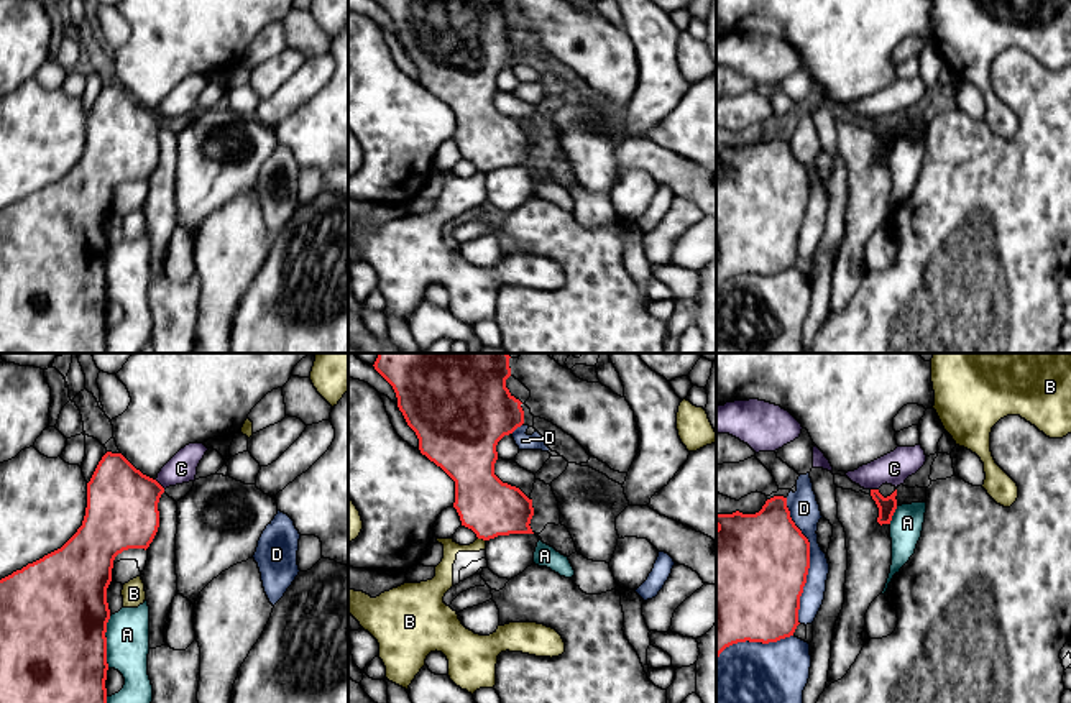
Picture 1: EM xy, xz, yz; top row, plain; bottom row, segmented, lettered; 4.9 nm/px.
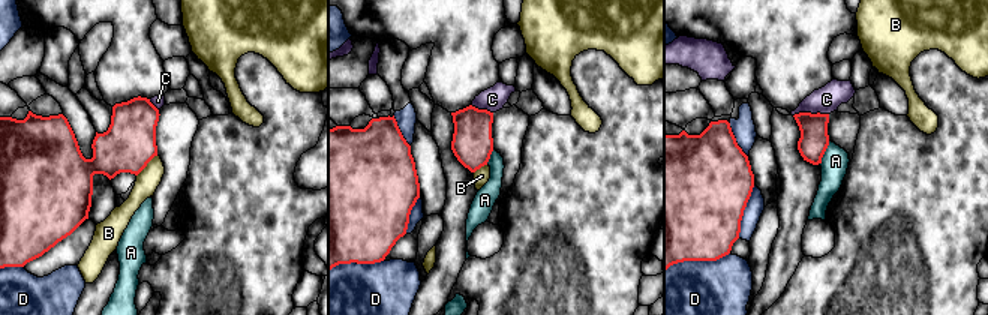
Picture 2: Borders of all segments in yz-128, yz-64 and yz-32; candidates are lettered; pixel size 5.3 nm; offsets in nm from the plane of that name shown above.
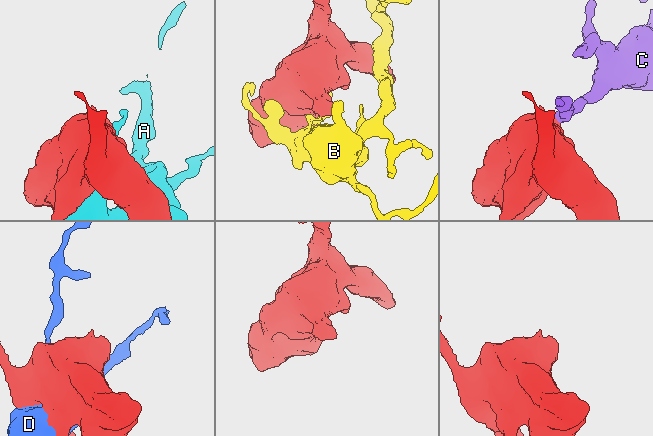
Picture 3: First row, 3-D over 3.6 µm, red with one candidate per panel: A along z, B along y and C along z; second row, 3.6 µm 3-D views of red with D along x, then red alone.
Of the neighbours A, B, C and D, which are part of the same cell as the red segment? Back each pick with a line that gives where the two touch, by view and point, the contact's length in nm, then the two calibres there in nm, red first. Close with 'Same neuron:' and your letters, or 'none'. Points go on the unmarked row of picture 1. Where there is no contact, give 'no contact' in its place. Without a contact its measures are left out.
Same neuron: none

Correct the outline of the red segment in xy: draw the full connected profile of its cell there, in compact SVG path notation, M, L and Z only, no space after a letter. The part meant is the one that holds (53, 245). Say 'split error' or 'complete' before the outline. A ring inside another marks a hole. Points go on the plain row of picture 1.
complete | M107 84L87 115L87 140L77 164L61 181L0 212L0 353L105 353L108 302L105 264L110 251L107 220L112 214L113 192L123 182L149 179L159 159L158 135L163 125L164 120L156 112L136 102L122 85Z

